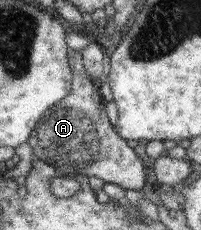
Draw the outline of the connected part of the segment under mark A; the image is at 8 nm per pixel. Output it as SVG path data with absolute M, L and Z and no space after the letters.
M68 49L68 60L71 67L71 90L59 103L50 107L46 114L42 114L36 123L27 140L33 156L48 163L53 173L95 176L104 183L116 184L124 190L141 190L145 174L140 159L108 122L104 112L105 101L86 74L81 54Z

